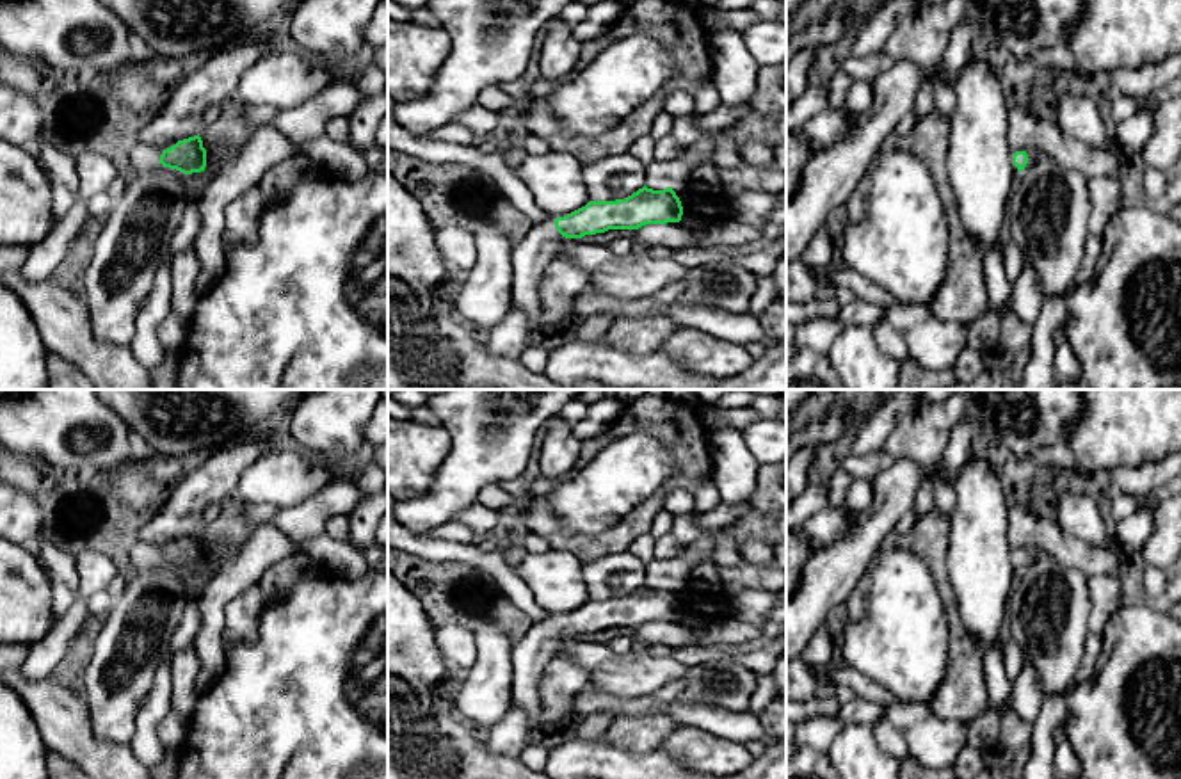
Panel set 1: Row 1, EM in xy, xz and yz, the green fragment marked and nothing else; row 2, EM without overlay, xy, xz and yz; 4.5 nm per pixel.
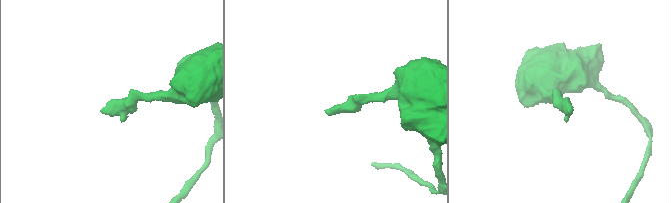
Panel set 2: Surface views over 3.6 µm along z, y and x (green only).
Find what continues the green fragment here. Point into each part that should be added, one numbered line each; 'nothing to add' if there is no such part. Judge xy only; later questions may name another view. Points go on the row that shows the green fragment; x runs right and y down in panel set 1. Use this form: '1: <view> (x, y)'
1: xy (143, 157)

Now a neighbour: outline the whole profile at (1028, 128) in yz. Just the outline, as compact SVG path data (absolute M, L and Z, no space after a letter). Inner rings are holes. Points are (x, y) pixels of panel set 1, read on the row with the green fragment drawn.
M1010 107L1007 142L1012 153L1040 151L1087 180L1119 176L1121 153L1117 149L1094 149L1062 133L1049 110Z

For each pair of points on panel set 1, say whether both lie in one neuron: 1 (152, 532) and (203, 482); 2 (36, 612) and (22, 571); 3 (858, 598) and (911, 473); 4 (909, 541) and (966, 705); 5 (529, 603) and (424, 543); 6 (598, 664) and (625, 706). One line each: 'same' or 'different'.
1: same
2: same
3: different
4: same
5: same
6: different

